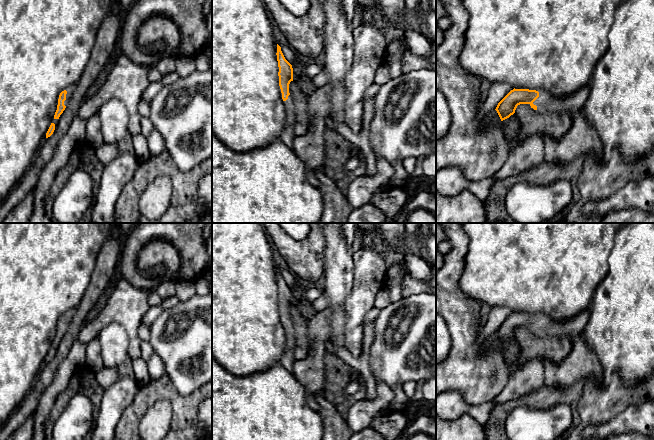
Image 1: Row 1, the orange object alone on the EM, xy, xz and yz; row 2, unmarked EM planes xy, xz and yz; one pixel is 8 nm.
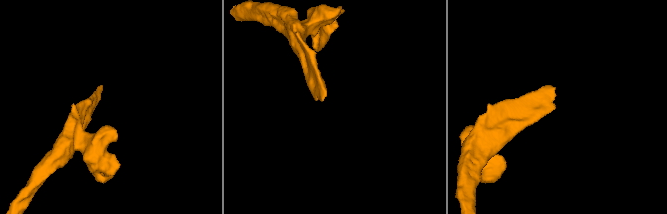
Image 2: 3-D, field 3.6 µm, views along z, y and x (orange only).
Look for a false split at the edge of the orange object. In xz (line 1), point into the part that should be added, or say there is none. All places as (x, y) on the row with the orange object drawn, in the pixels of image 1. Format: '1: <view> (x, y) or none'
1: xz (287, 135)

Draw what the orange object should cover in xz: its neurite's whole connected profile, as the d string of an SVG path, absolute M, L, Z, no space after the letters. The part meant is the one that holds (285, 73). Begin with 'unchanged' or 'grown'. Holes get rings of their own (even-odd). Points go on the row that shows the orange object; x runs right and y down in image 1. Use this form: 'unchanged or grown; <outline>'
grown; M277 44L277 61L279 67L279 86L282 93L286 111L286 121L284 129L280 134L280 140L289 148L292 149L293 140L296 136L294 133L294 125L296 121L295 107L293 98L289 93L289 84L293 81L293 68L292 65L285 59L281 47Z

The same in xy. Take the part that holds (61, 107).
grown; M71 84L66 90L64 90L60 93L59 99L58 99L57 110L54 115L54 120L52 121L52 123L46 133L46 138L50 137L53 134L53 132L55 130L55 126L58 123L59 117L65 110L66 106L68 105L68 101L71 98L75 88L76 88L76 84Z

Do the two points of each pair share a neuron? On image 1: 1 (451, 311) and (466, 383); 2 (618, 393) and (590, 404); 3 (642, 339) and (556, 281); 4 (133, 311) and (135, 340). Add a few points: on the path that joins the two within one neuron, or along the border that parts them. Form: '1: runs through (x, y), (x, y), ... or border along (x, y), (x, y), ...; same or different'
1: runs through (463, 329), (466, 365); same
2: runs through (611, 400), (604, 404), (597, 404); same
3: border along (600, 283), (590, 305); different
4: runs through (133, 318), (133, 333); same

